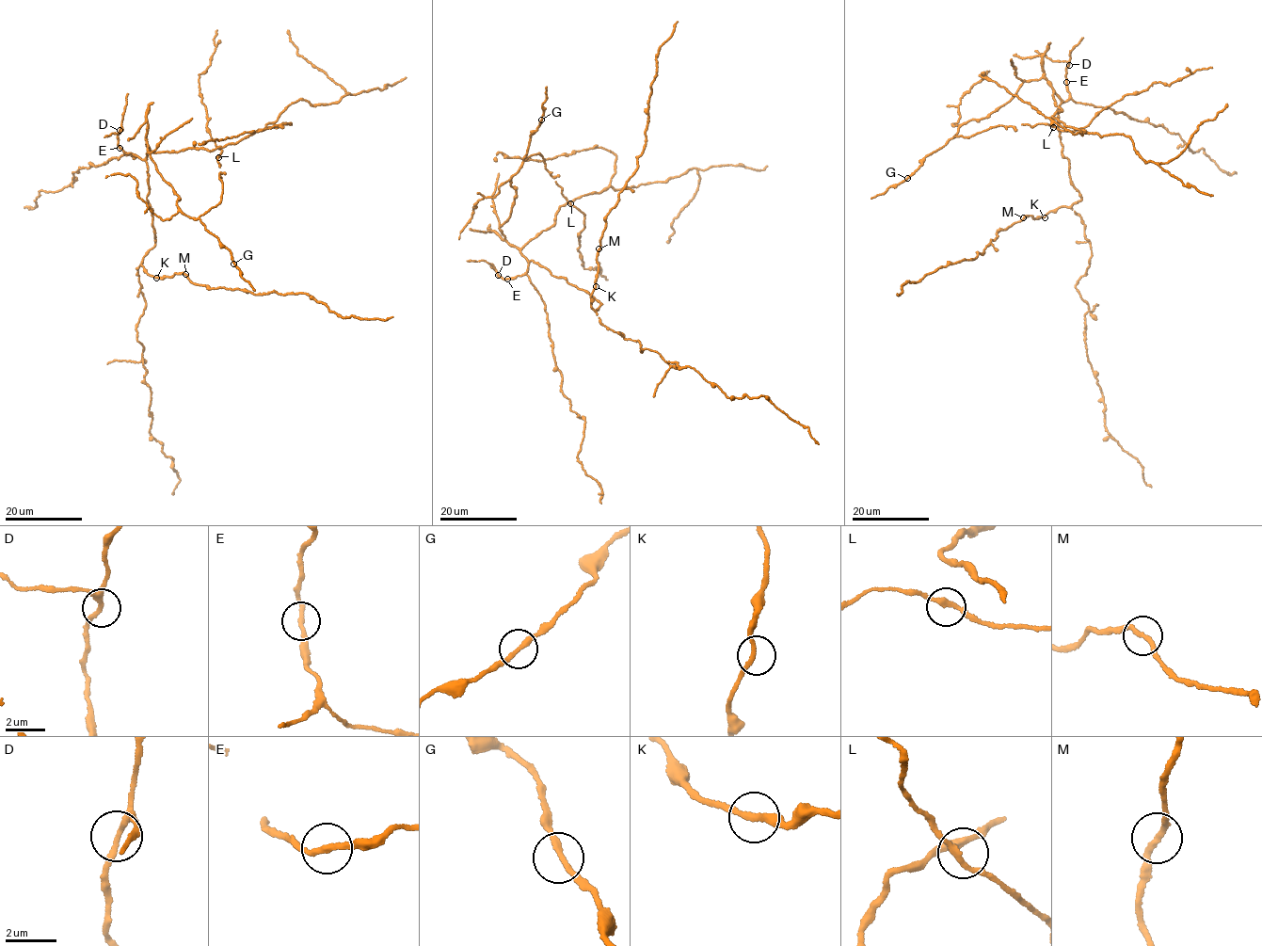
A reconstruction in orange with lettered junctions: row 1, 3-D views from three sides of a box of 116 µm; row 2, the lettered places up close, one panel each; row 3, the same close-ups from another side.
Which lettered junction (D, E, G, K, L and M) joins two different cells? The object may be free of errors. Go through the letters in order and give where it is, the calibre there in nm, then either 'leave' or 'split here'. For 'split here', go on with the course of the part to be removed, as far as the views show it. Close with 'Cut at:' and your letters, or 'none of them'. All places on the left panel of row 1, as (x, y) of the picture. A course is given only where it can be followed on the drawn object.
D: at (119, 130); 240 nm thick; leave
E: at (119, 148); 240 nm thick; leave
G: at (233, 264); 240 nm thick; leave
K: at (156, 278); 240 nm thick; leave
L: at (218, 157); 240 nm thick; leave
M: at (185, 274); 240 nm thick; leave
Cut at: none of them

